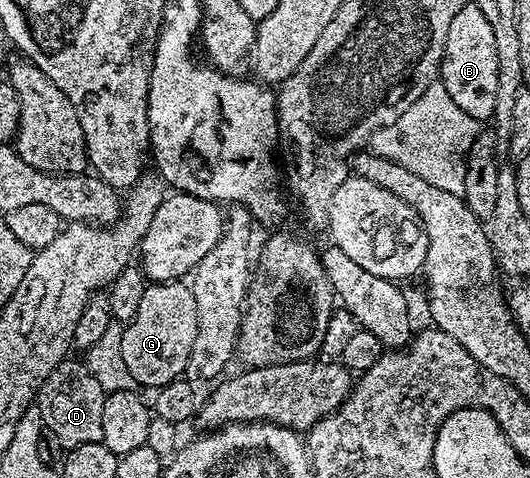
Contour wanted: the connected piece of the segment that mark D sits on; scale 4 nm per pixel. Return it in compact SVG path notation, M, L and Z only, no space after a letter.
M75 357L63 359L40 386L38 410L43 430L47 434L49 431L64 449L102 443L102 405L105 394L102 385L98 385L98 381L94 381L89 373L87 362L80 360L79 363Z

